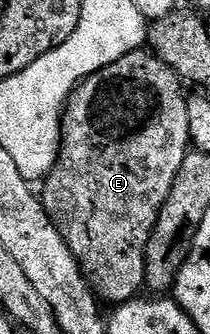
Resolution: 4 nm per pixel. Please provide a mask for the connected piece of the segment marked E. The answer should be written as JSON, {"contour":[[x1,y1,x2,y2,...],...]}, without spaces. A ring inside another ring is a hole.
{"contour":[[141,47,122,55,114,63,102,67,94,75,84,78,77,85,76,90,68,96,68,104,64,107,64,115,60,118,60,150,56,156,54,167,42,182,42,200,44,210,48,218,58,227,58,235,66,239,66,247,74,255,74,259,80,265,84,273,84,280,92,286,92,292,101,302,115,307,131,301,137,296,139,289,145,288,144,276,146,275,146,247,150,243,150,235,158,223,158,215,170,195,170,187,174,187,174,179,182,167,182,159,190,152,190,115,188,114,188,97,184,93,185,86,180,77,162,59,158,59,155,53]]}

